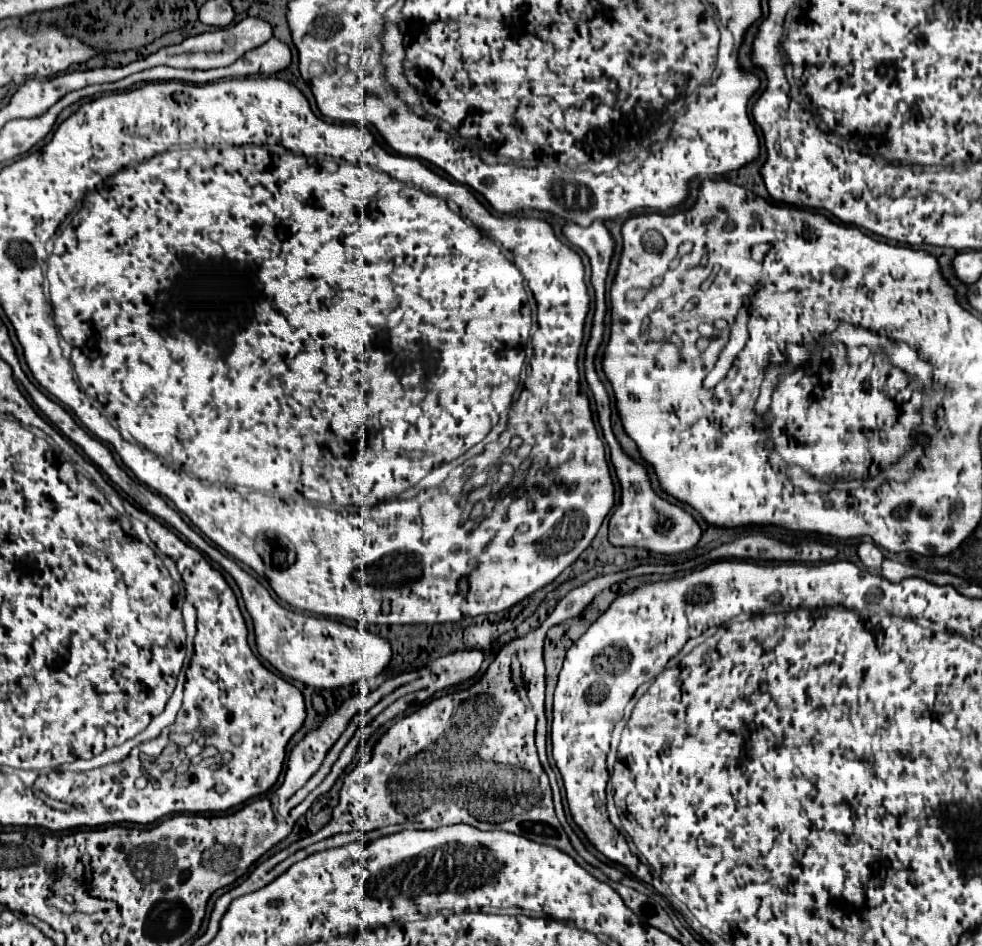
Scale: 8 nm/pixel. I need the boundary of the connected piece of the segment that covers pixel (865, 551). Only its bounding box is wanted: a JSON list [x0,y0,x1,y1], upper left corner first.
[859,542,883,572]

